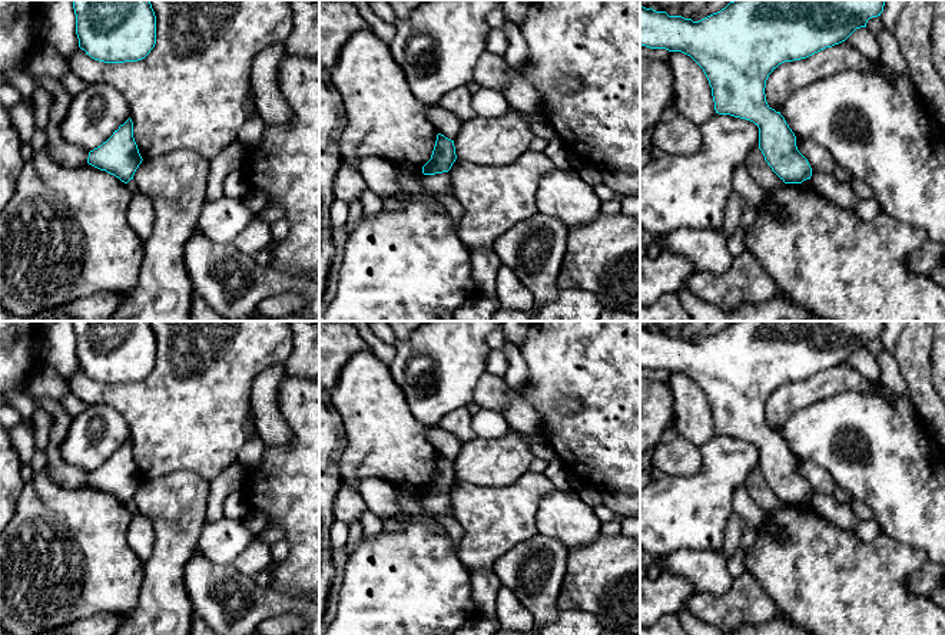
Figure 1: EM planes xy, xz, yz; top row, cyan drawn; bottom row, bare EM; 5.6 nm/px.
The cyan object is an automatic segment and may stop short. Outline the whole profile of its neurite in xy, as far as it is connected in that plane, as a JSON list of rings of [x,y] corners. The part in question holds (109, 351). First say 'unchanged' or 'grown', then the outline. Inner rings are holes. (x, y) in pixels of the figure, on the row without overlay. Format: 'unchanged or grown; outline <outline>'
unchanged; outline [[[73,321],[73,330],[79,368],[94,381],[137,383],[156,366],[149,321]]]

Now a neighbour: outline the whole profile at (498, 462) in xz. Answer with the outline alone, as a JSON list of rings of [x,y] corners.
[[[510,430],[498,439],[475,437],[461,446],[454,462],[460,482],[487,487],[513,484],[536,459],[524,434]]]

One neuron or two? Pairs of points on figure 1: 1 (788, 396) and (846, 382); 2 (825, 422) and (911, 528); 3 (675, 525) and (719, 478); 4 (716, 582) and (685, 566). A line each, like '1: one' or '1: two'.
1: one
2: one
3: one
4: one

